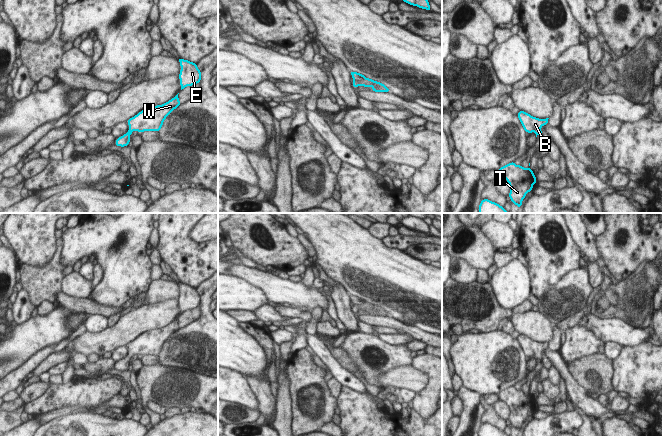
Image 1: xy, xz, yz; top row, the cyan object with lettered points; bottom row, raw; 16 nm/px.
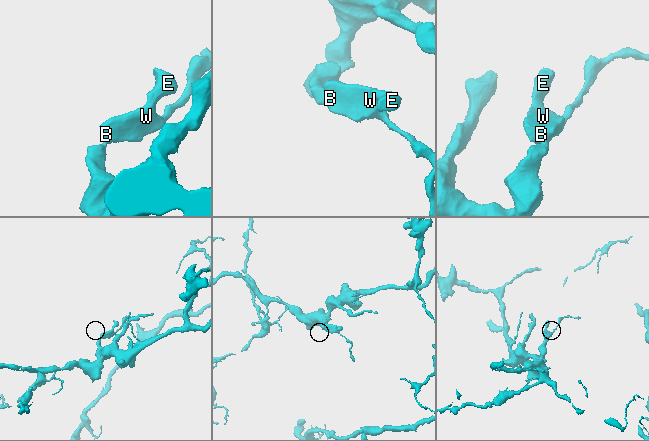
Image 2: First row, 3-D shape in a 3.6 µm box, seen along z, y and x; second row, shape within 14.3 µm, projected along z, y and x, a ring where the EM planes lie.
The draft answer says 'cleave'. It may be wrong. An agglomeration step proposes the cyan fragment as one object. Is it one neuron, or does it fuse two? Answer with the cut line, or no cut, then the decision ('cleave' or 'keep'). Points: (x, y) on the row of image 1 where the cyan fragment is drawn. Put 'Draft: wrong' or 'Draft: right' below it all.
no cut | keep
Draft: wrong

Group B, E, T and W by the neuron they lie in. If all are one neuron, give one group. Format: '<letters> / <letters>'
B E T W

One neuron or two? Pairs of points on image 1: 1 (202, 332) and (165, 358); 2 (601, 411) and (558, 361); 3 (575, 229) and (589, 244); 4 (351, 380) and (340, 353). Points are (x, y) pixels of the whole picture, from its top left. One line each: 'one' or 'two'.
1: one
2: one
3: one
4: two

